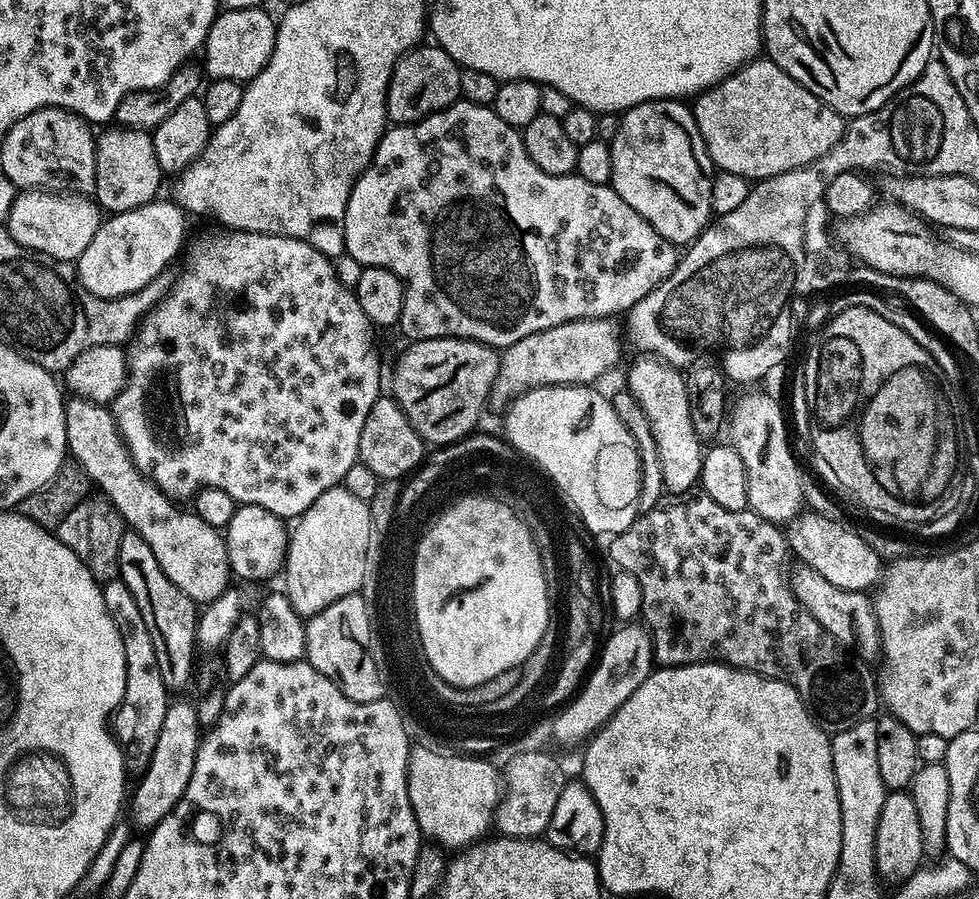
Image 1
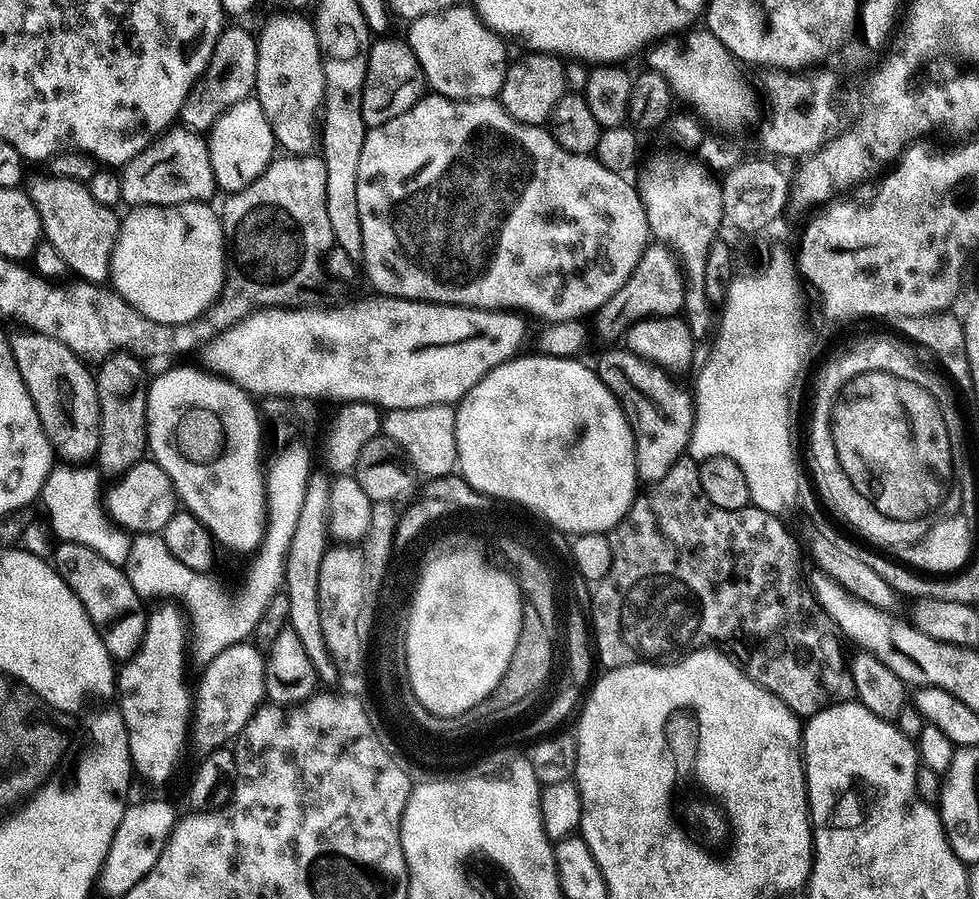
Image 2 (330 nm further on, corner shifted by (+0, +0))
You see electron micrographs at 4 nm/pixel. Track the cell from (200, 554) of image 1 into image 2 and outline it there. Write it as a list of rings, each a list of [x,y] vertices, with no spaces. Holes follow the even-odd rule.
[[[20,330],[8,336],[8,345],[12,347],[14,362],[22,374],[22,382],[26,382],[26,390],[30,390],[30,398],[38,410],[38,418],[48,435],[48,441],[57,453],[64,458],[80,458],[86,452],[91,453],[100,440],[100,407],[96,382],[91,371],[87,372],[85,361],[76,356],[62,342],[50,338],[46,334],[33,330]]]

